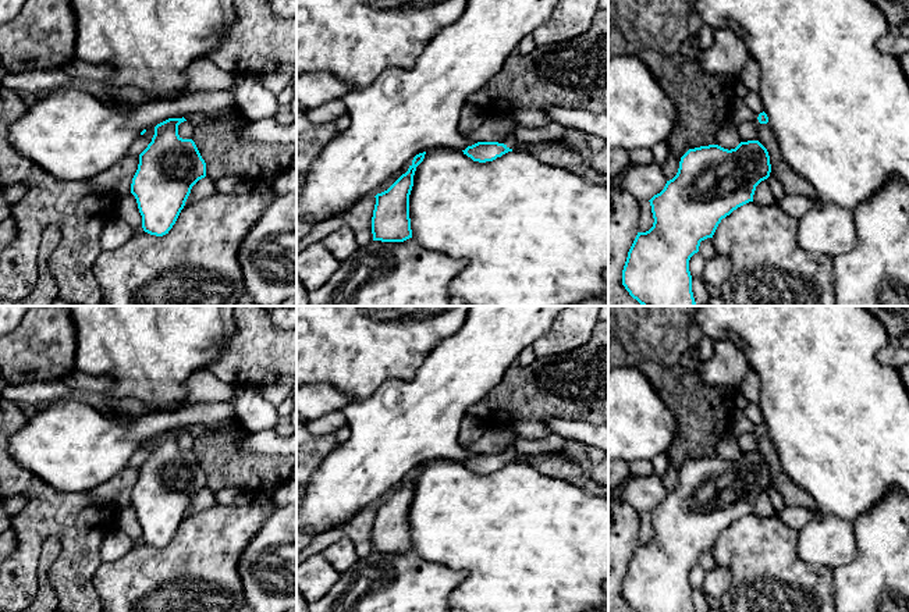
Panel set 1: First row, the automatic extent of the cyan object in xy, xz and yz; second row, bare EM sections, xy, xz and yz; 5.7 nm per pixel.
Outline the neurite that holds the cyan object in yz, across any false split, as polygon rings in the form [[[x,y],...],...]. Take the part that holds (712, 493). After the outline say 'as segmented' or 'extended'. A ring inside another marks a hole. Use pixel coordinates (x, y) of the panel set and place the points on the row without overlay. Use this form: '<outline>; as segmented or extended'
[[[759,452],[741,453],[735,460],[718,456],[689,460],[679,473],[677,487],[649,513],[653,538],[638,544],[622,581],[622,597],[636,612],[695,612],[690,569],[700,554],[713,549],[722,530],[753,513],[756,498],[771,484],[770,467]]]; as segmented

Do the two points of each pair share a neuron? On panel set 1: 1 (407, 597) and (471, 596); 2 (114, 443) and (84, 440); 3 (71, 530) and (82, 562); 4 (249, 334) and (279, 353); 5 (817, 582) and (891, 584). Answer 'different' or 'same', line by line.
1: different
2: same
3: same
4: same
5: different

